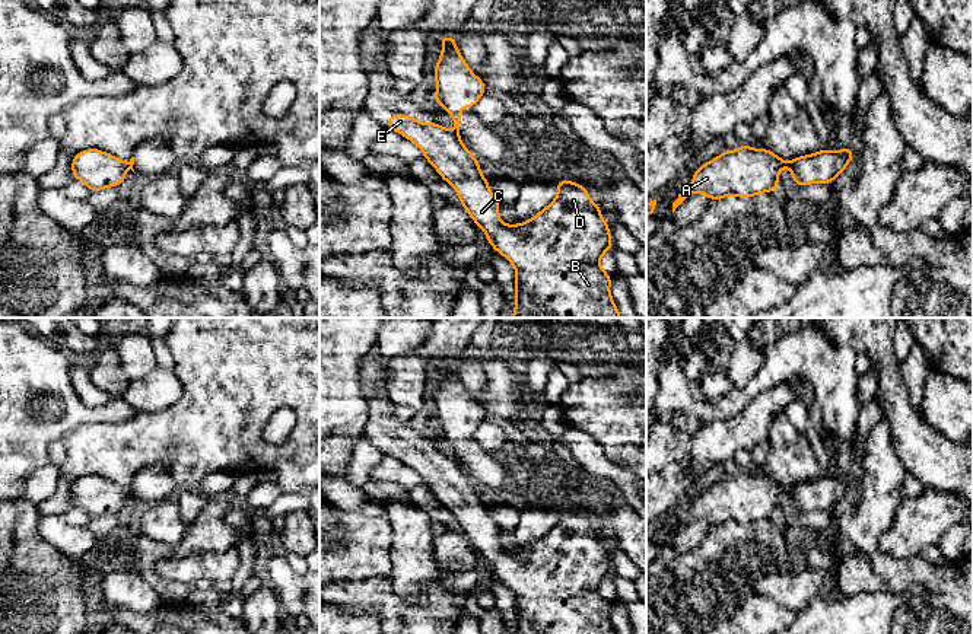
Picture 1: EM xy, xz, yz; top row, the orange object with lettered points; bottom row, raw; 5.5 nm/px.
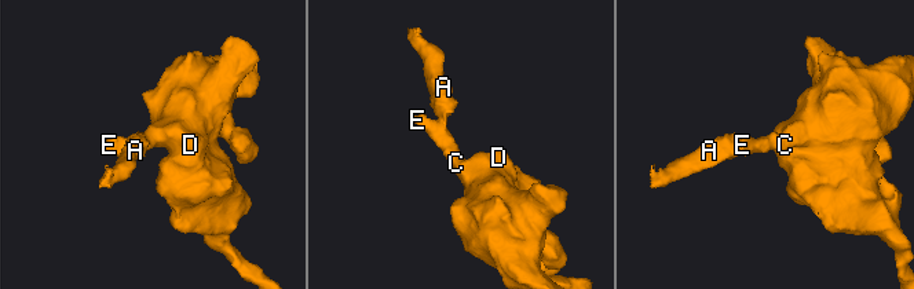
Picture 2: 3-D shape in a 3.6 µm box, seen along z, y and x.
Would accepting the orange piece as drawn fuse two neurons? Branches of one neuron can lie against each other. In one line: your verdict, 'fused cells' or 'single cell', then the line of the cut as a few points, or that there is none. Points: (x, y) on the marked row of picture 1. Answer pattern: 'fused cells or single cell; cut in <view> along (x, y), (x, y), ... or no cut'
fused cells; cut in yz along (789, 162), (787, 166)

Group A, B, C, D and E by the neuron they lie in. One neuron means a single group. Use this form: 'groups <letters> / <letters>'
groups A / B C D E

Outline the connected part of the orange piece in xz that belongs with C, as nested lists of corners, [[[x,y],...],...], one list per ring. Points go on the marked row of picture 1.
[[[392,114],[387,128],[423,152],[441,178],[454,187],[461,206],[483,229],[492,248],[513,265],[516,296],[512,318],[621,318],[610,294],[611,275],[600,265],[602,255],[613,248],[610,227],[585,187],[560,179],[557,195],[546,208],[519,224],[505,224],[499,216],[500,203],[492,194],[478,160],[455,131],[403,114]]]

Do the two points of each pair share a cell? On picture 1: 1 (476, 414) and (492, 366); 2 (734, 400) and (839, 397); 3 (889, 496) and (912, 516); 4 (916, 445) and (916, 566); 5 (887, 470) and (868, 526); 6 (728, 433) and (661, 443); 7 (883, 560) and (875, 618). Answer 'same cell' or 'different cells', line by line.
1: different cells
2: same cell
3: different cells
4: different cells
5: same cell
6: same cell
7: different cells

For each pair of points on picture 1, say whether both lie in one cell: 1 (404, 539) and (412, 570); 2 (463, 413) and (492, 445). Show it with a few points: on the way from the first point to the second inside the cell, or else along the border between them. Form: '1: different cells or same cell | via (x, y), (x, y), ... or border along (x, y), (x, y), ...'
1: same cell | via (409, 547), (412, 563)
2: different cells | border along (485, 419), (474, 439), (499, 455)

